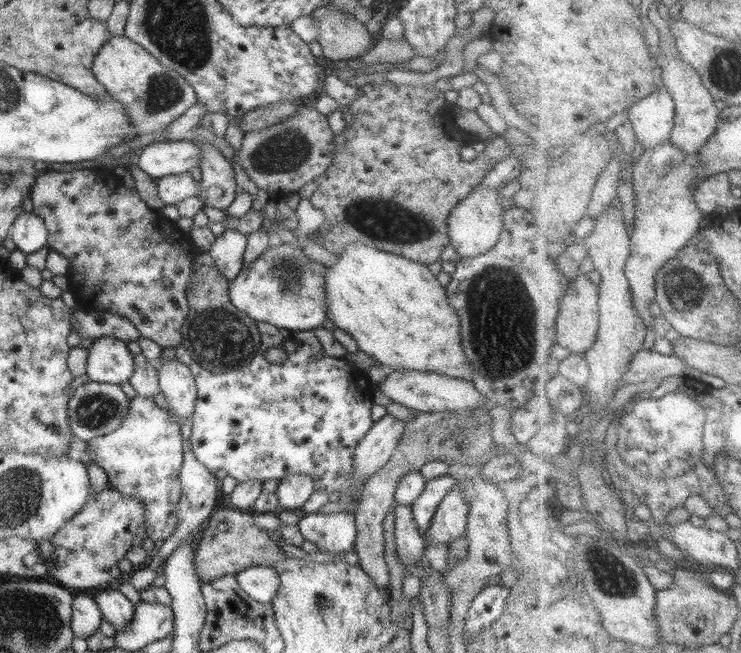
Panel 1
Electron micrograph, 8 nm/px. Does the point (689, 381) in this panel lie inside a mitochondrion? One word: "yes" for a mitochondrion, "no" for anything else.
no

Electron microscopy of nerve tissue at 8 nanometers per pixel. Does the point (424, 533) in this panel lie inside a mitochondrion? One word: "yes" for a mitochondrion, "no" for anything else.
no

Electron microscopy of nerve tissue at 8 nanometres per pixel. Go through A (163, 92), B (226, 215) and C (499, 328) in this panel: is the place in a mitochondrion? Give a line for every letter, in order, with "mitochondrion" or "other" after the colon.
A: mitochondrion
B: other
C: mitochondrion

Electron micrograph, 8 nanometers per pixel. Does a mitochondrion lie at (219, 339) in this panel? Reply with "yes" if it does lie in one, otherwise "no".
yes

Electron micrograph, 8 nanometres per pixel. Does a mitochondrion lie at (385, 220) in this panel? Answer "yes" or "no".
yes

